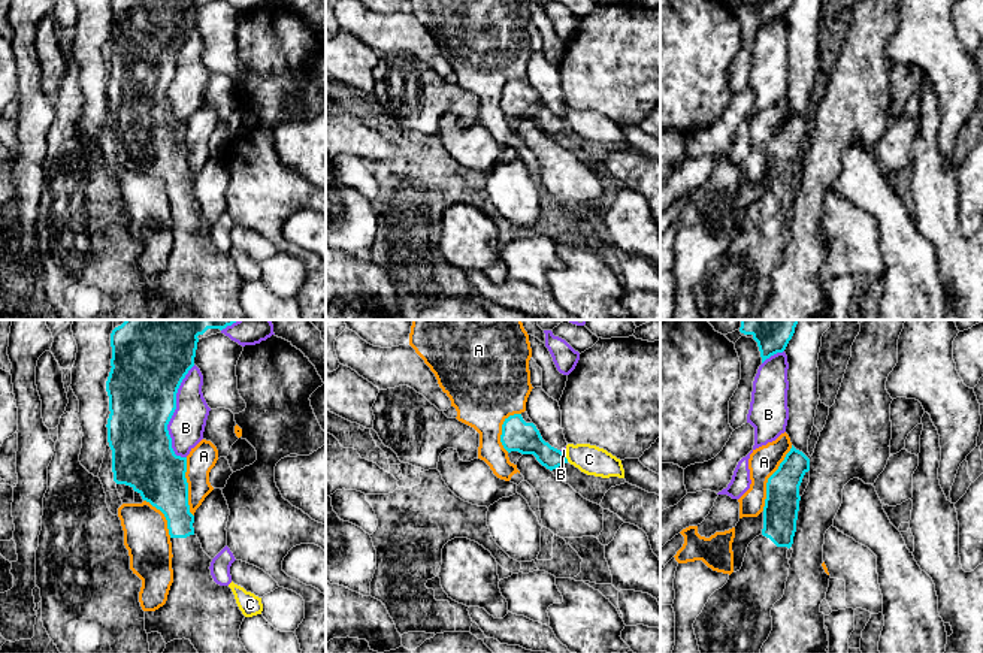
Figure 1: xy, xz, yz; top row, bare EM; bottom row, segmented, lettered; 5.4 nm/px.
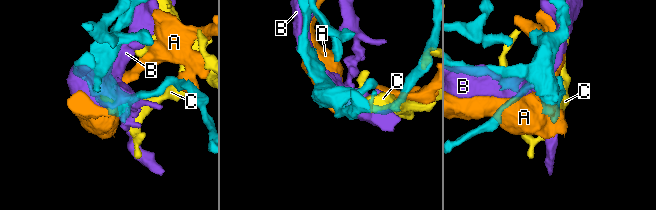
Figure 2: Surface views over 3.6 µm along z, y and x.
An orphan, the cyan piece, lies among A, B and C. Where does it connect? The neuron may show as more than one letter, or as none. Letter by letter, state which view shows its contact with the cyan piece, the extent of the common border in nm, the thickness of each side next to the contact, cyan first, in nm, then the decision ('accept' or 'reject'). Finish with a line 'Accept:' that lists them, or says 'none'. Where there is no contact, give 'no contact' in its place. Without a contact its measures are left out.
A: yz | 380 nm | 190/160 nm | reject
B: xy | 500 nm | 380/190 nm | reject
C: xz | 40 nm | 160/160 nm | reject
Accept: none

